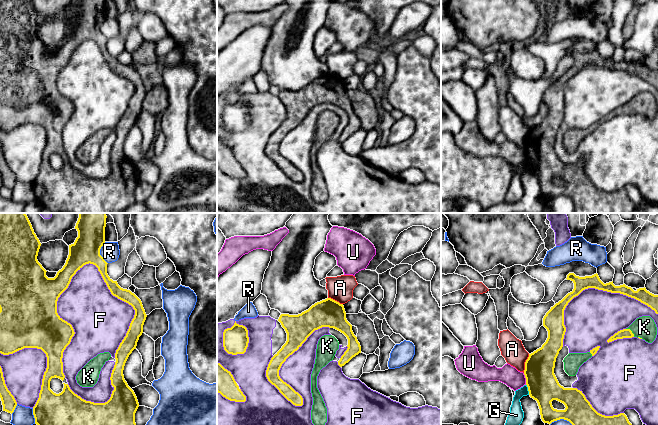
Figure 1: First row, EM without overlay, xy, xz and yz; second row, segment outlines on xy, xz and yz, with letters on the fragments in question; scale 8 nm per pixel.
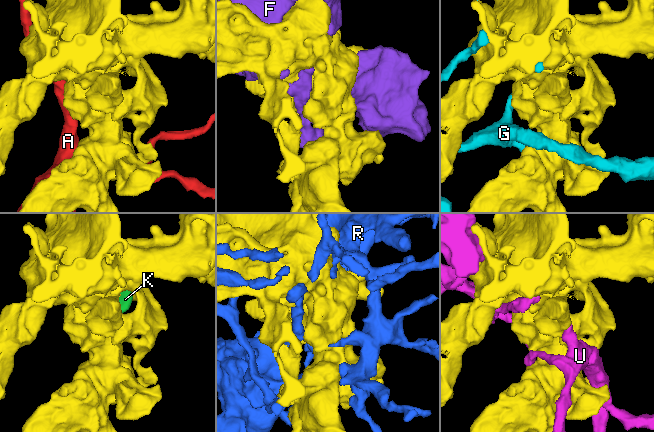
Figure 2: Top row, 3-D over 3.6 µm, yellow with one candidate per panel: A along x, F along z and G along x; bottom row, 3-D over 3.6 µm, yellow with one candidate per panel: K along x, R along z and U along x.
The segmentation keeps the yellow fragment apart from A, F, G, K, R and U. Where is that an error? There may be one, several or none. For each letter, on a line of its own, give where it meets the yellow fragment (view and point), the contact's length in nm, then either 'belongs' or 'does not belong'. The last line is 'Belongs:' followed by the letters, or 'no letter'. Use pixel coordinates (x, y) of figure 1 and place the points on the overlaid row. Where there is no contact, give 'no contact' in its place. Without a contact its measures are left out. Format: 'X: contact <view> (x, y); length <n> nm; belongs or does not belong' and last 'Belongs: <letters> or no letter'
A: contact yz (525, 363); length 160 nm; does not belong
F: contact xy (62, 319); length 950 nm; does not belong
G: contact yz (528, 389); length 90 nm; does not belong
K: contact yz (631, 331); length 100 nm; belongs
R: contact yz (561, 418); length 180 nm; does not belong
U: contact yz (526, 379); length 100 nm; does not belong
Belongs: K

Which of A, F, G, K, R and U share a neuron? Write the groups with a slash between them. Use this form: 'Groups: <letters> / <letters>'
Groups: A / F / G / K / R / U

